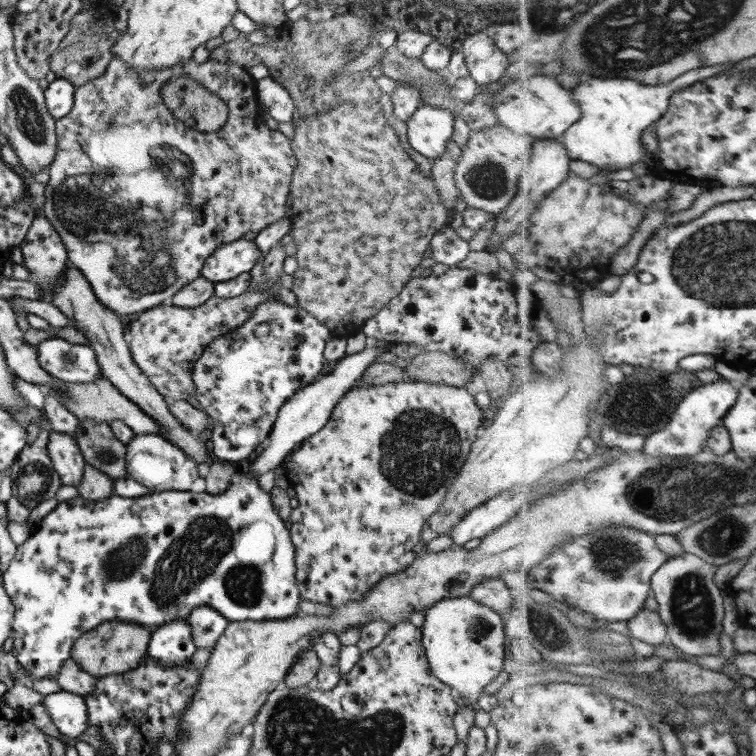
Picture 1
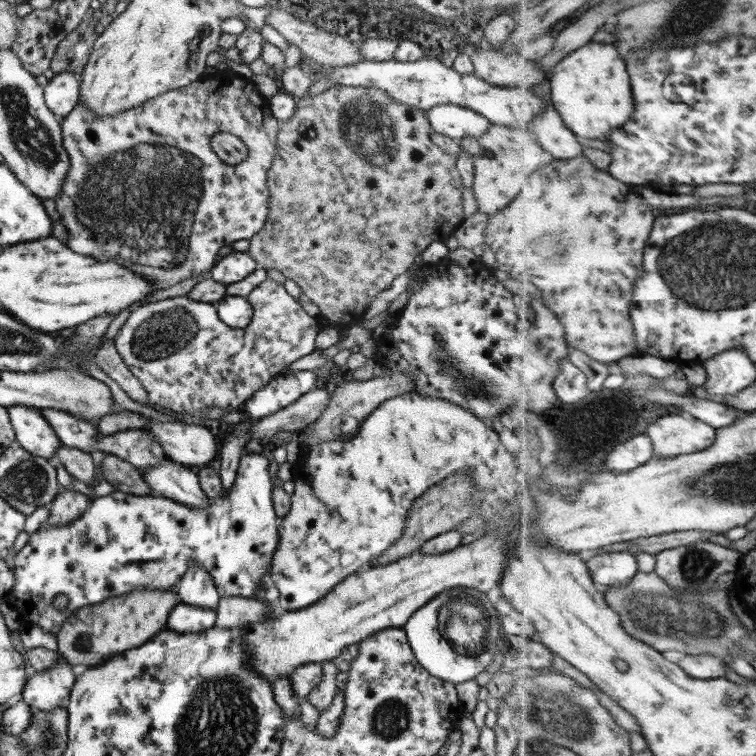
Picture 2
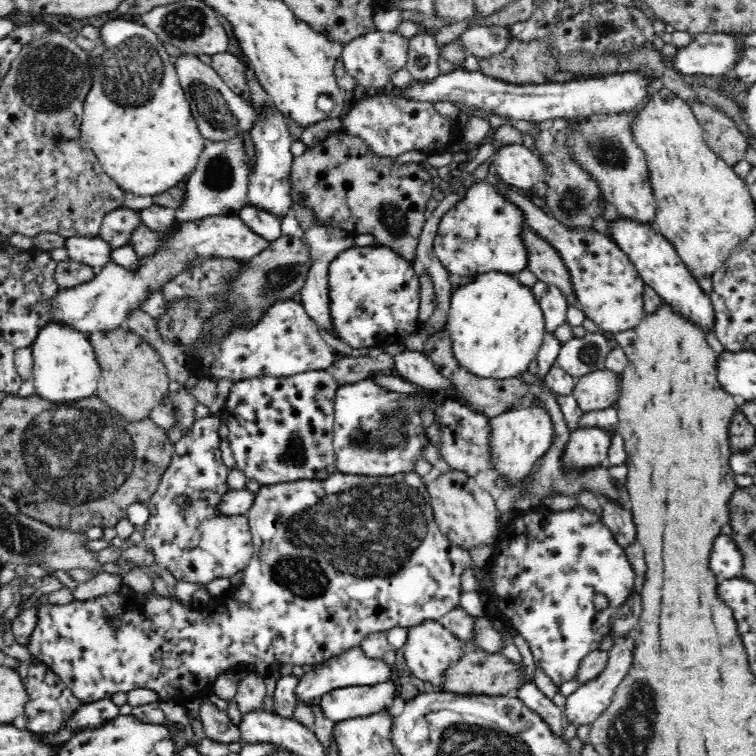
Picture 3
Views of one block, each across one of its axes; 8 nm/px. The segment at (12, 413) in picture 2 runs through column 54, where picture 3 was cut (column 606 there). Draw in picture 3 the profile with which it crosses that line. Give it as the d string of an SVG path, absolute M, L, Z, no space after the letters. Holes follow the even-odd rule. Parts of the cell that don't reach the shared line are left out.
M580 426L570 433L562 461L568 471L590 469L606 463L614 432Z

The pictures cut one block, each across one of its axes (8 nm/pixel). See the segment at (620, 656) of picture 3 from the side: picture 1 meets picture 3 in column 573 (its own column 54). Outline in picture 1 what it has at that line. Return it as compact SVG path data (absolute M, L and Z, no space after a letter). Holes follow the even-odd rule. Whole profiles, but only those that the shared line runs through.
M58 690L44 696L42 705L63 735L80 739L80 736L88 732L88 707L84 697Z

